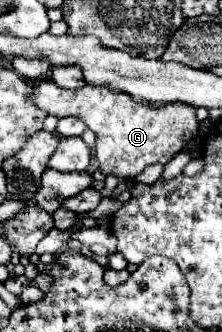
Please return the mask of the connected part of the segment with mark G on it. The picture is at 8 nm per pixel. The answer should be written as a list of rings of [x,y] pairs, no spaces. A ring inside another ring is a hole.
[[[36,78],[32,82],[32,92],[30,92],[30,100],[44,110],[46,114],[58,116],[58,118],[66,118],[66,116],[76,116],[80,118],[94,134],[96,134],[96,142],[100,148],[104,148],[104,160],[100,162],[100,170],[104,174],[114,174],[118,178],[134,178],[138,174],[142,174],[142,170],[150,164],[166,164],[174,154],[178,154],[182,148],[194,148],[196,146],[196,136],[198,136],[198,128],[200,122],[196,120],[196,108],[190,108],[188,104],[160,104],[154,106],[150,102],[144,100],[136,100],[126,92],[118,92],[118,90],[110,90],[110,88],[102,88],[102,86],[84,86],[80,90],[66,90],[60,88],[58,84],[54,84],[52,78]]]

